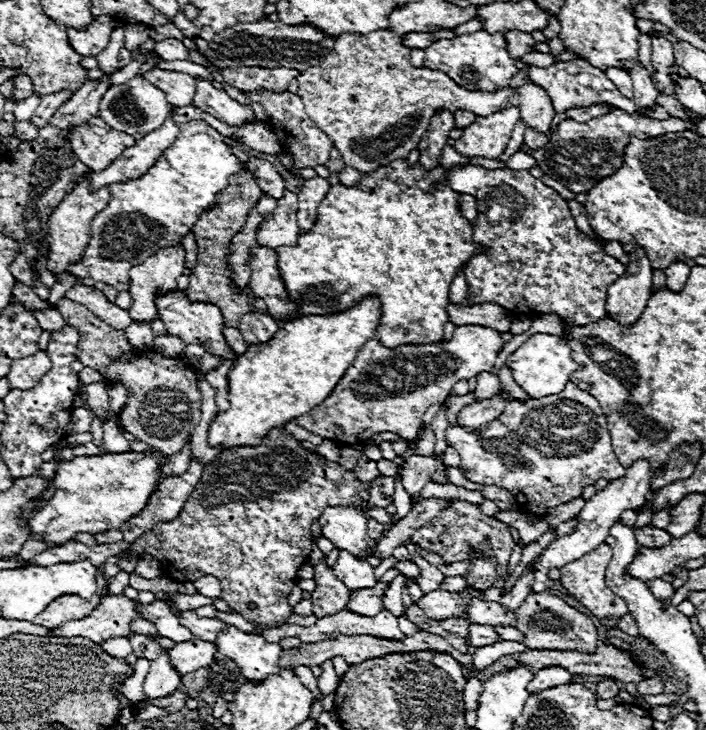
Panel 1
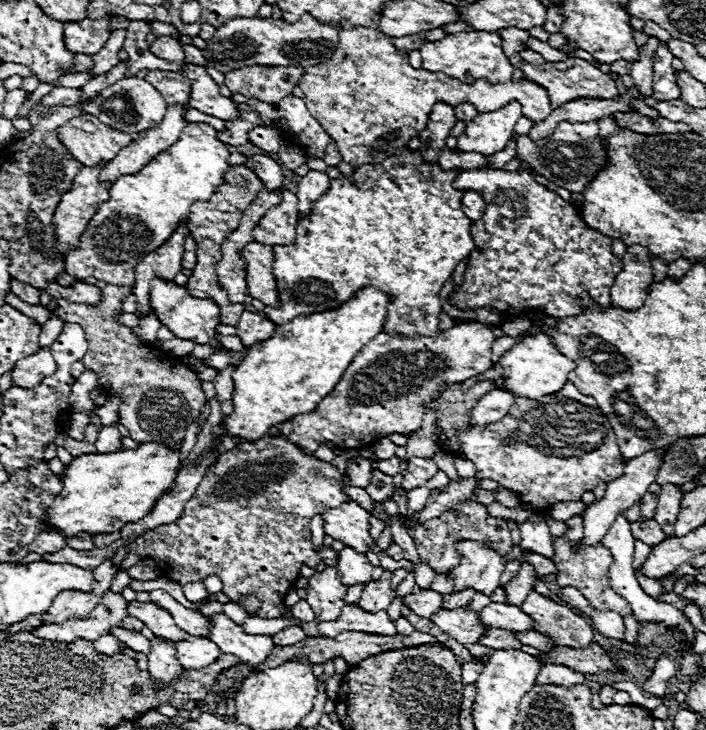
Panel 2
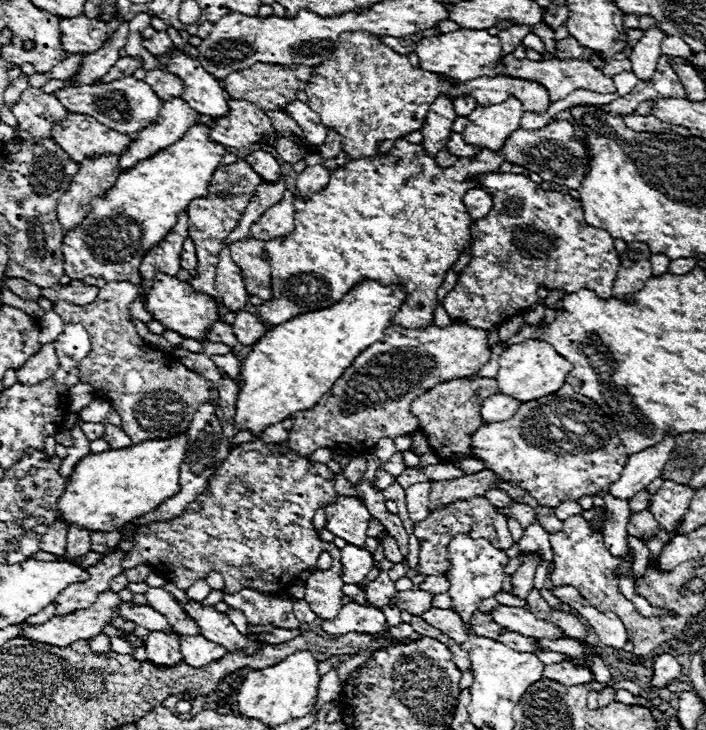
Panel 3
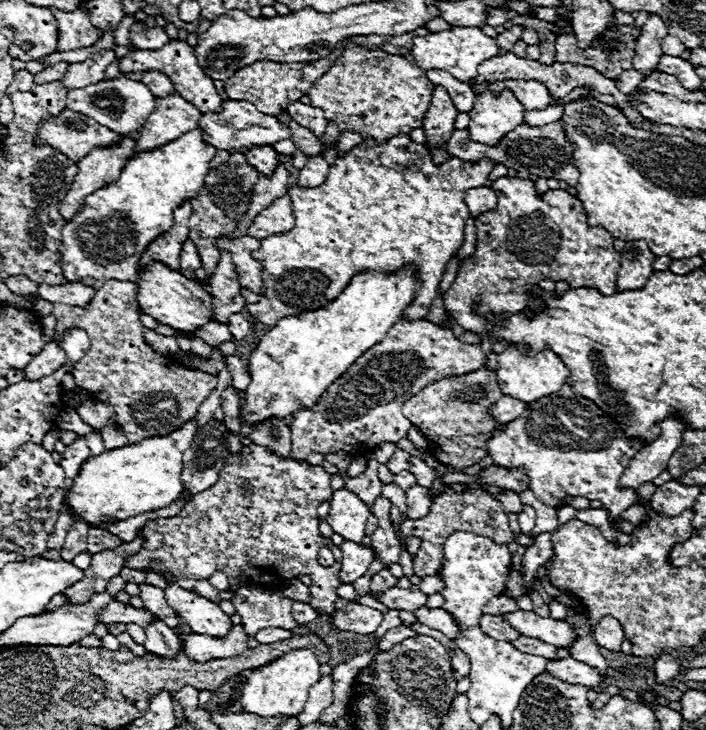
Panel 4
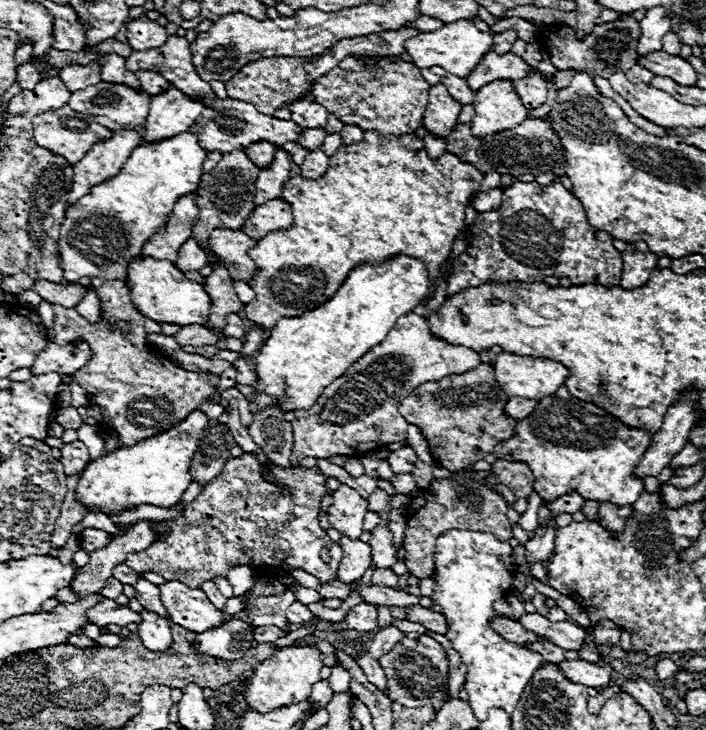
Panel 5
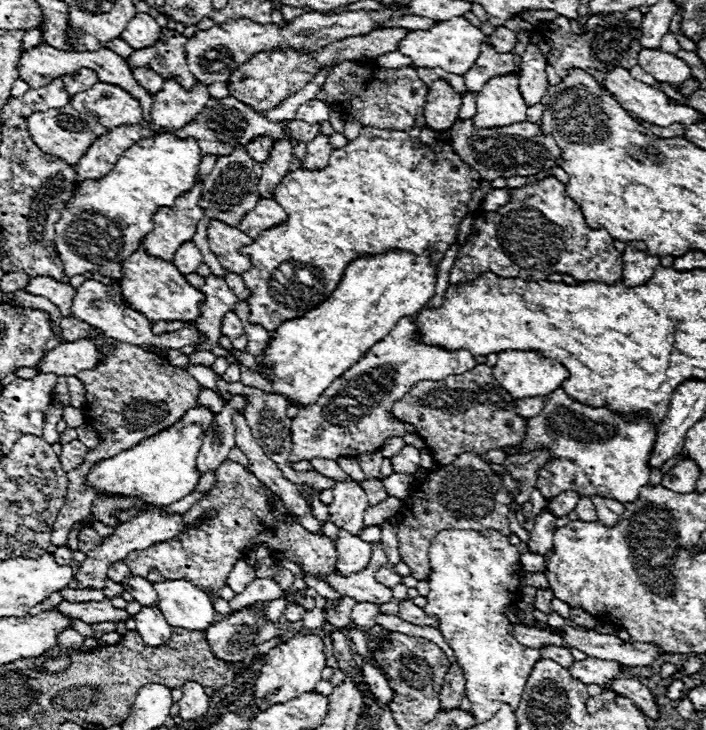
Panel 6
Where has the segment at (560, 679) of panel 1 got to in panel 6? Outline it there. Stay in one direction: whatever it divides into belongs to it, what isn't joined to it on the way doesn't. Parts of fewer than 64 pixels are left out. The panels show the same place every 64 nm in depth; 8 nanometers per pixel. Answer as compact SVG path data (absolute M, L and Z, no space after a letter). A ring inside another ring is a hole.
M586 658L582 662L574 662L570 668L572 676L584 684L600 684L604 686L608 680L616 678L624 666L614 660L600 660L600 658Z

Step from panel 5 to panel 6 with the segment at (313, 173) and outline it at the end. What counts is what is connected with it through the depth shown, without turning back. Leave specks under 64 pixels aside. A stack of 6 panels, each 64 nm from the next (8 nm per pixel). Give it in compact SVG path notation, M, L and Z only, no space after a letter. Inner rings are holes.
M318 134L314 140L308 142L308 152L304 156L304 166L308 170L318 170L328 164L328 158L332 154L330 138L324 134Z

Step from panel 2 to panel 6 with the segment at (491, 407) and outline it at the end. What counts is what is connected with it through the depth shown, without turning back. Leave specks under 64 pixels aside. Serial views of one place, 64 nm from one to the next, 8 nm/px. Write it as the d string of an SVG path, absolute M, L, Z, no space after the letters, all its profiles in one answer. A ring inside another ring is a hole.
M534 396L528 400L516 400L516 414L528 418L528 416L536 416L536 412L540 412L544 408L544 398L542 396Z

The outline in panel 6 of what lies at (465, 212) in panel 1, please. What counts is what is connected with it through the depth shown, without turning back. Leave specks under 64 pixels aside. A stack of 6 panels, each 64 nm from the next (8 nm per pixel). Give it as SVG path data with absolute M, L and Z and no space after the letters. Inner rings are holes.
M492 188L484 196L484 202L480 204L480 208L486 210L486 212L494 212L494 210L502 208L504 204L508 204L508 200L510 200L510 190L506 190L506 188Z

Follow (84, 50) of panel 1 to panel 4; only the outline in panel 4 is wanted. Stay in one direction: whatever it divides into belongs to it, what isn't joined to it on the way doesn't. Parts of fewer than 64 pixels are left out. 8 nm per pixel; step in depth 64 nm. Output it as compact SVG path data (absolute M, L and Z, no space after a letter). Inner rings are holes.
M50 8L58 20L58 50L78 50L92 46L100 40L100 32L90 24L88 16L82 10L60 12L58 8Z

